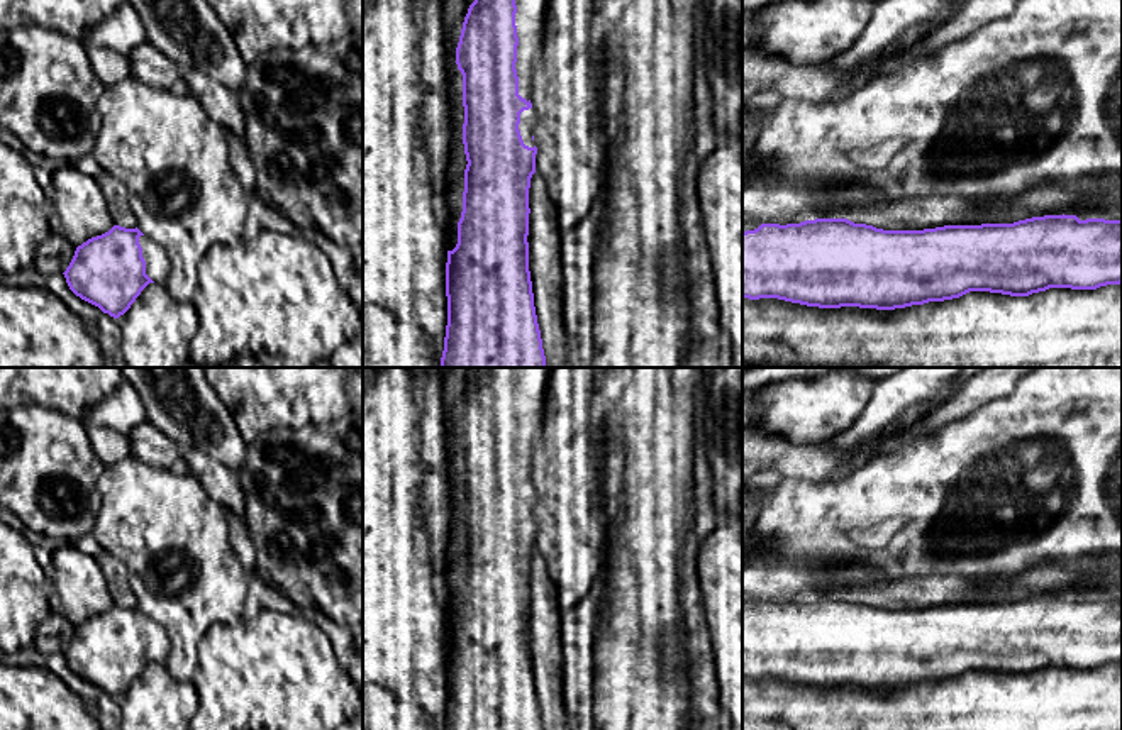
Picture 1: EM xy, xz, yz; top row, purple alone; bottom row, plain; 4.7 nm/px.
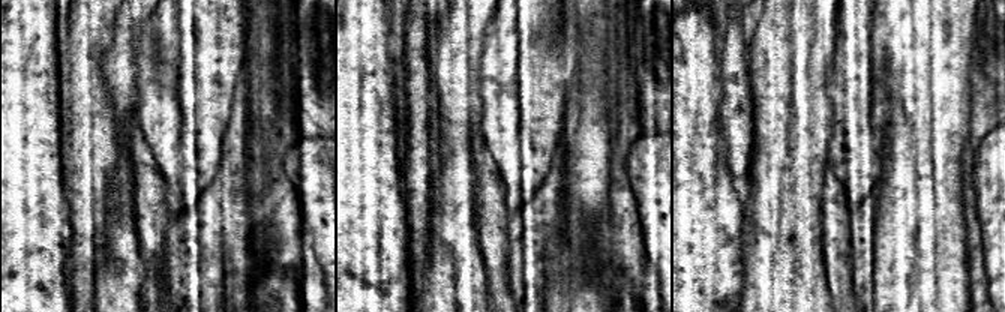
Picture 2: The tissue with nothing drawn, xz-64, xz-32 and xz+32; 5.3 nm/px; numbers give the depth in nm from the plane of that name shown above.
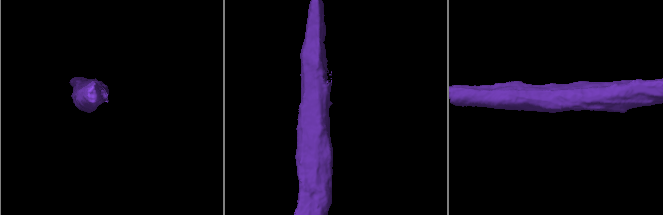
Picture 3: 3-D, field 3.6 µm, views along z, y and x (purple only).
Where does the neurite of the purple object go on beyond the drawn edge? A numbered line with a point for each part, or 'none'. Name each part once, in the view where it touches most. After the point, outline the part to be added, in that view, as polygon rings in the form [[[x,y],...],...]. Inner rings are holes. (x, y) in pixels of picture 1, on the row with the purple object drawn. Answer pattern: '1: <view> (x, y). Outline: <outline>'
1: xz (529, 17). Outline: [[[515,0],[519,95],[530,100],[532,66],[539,53],[547,0]]]

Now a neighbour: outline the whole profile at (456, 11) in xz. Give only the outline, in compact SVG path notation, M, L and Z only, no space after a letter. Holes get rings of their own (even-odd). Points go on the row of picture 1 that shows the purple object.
M446 0L444 46L447 69L447 98L451 112L451 152L444 188L444 196L449 208L449 224L446 227L447 251L453 251L458 244L458 222L463 212L464 169L468 164L463 144L463 75L456 64L456 47L459 42L464 17L473 2L475 0Z

